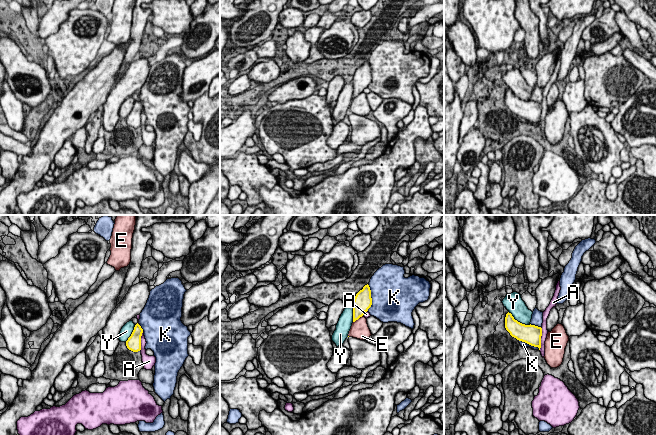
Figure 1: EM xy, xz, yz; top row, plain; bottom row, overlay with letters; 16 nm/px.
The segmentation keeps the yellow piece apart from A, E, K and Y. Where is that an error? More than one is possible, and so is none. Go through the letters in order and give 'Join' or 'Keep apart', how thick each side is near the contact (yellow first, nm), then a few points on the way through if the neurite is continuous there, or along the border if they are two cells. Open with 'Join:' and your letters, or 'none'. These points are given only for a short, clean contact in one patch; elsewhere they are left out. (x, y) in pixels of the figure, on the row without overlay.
Join: E
A: Keep apart. Thickness 320 nm (yellow) against 100 nm. Boundary: yz (541, 103), (541, 123), (539, 125)
E: Join. Thickness 280 nm (yellow) against 280 nm
K: Keep apart. Thickness 300 nm (yellow) against 480 nm
Y: Keep apart. Thickness 300 nm (yellow) against 280 nm

